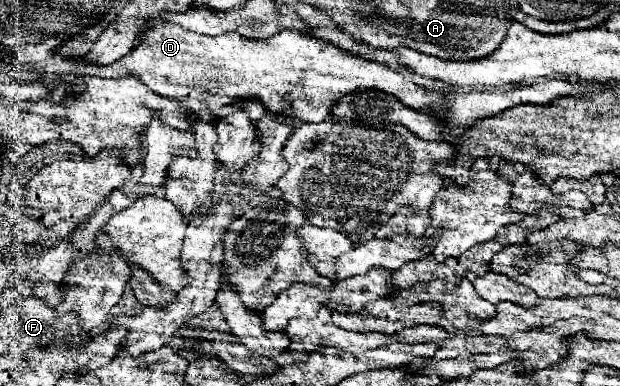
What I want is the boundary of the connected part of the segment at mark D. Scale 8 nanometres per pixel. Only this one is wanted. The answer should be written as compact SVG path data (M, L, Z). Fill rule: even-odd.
M169 22L155 26L149 34L145 34L141 44L135 46L131 54L127 54L125 58L121 58L121 60L117 60L109 66L97 66L97 64L85 64L83 60L75 62L75 60L61 58L53 66L49 66L45 72L61 74L61 76L101 76L101 78L133 76L133 78L141 80L145 86L149 86L153 92L157 92L165 98L177 98L179 102L185 102L195 112L199 112L199 110L219 110L221 106L227 106L229 102L233 102L233 98L245 98L245 94L257 94L257 98L261 98L261 102L265 102L265 108L269 108L273 114L291 116L291 118L301 120L301 122L323 122L329 116L329 102L333 102L333 98L341 98L341 94L351 94L353 90L381 90L381 92L395 96L405 106L413 106L413 108L437 106L437 102L449 102L449 108L451 108L449 118L453 118L453 134L449 134L449 138L459 138L461 130L465 130L465 126L469 126L469 122L473 122L473 118L489 118L489 116L495 116L495 114L499 114L507 108L519 106L519 104L549 104L557 98L571 96L573 90L579 90L583 94L593 94L601 88L597 84L573 84L569 80L547 80L547 82L517 88L517 90L511 90L511 92L483 90L483 92L469 92L469 94L439 94L439 92L427 92L425 88L413 84L405 74L397 74L383 64L369 62L369 60L363 60L363 58L353 56L353 54L345 54L337 46L327 44L323 40L315 40L307 34L297 32L297 30L283 30L275 36L269 36L269 38L263 38L263 40L253 40L253 38L245 38L245 36L239 36L239 34L221 34L221 36L213 38L213 36L203 36L203 34L185 30L181 26L173 26ZM187 88L195 88L201 96L187 96Z

